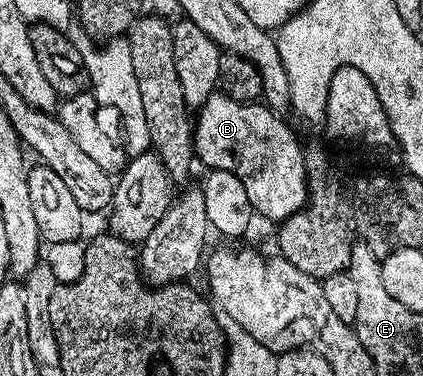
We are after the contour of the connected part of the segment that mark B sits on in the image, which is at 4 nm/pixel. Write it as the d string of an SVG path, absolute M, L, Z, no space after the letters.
M214 93L208 95L201 104L192 124L193 149L198 160L206 163L206 168L215 171L233 171L243 181L247 198L251 200L254 212L265 219L280 221L294 215L305 206L309 198L309 182L305 176L305 152L302 144L297 144L297 135L281 120L282 116L264 102L240 103L231 97Z

